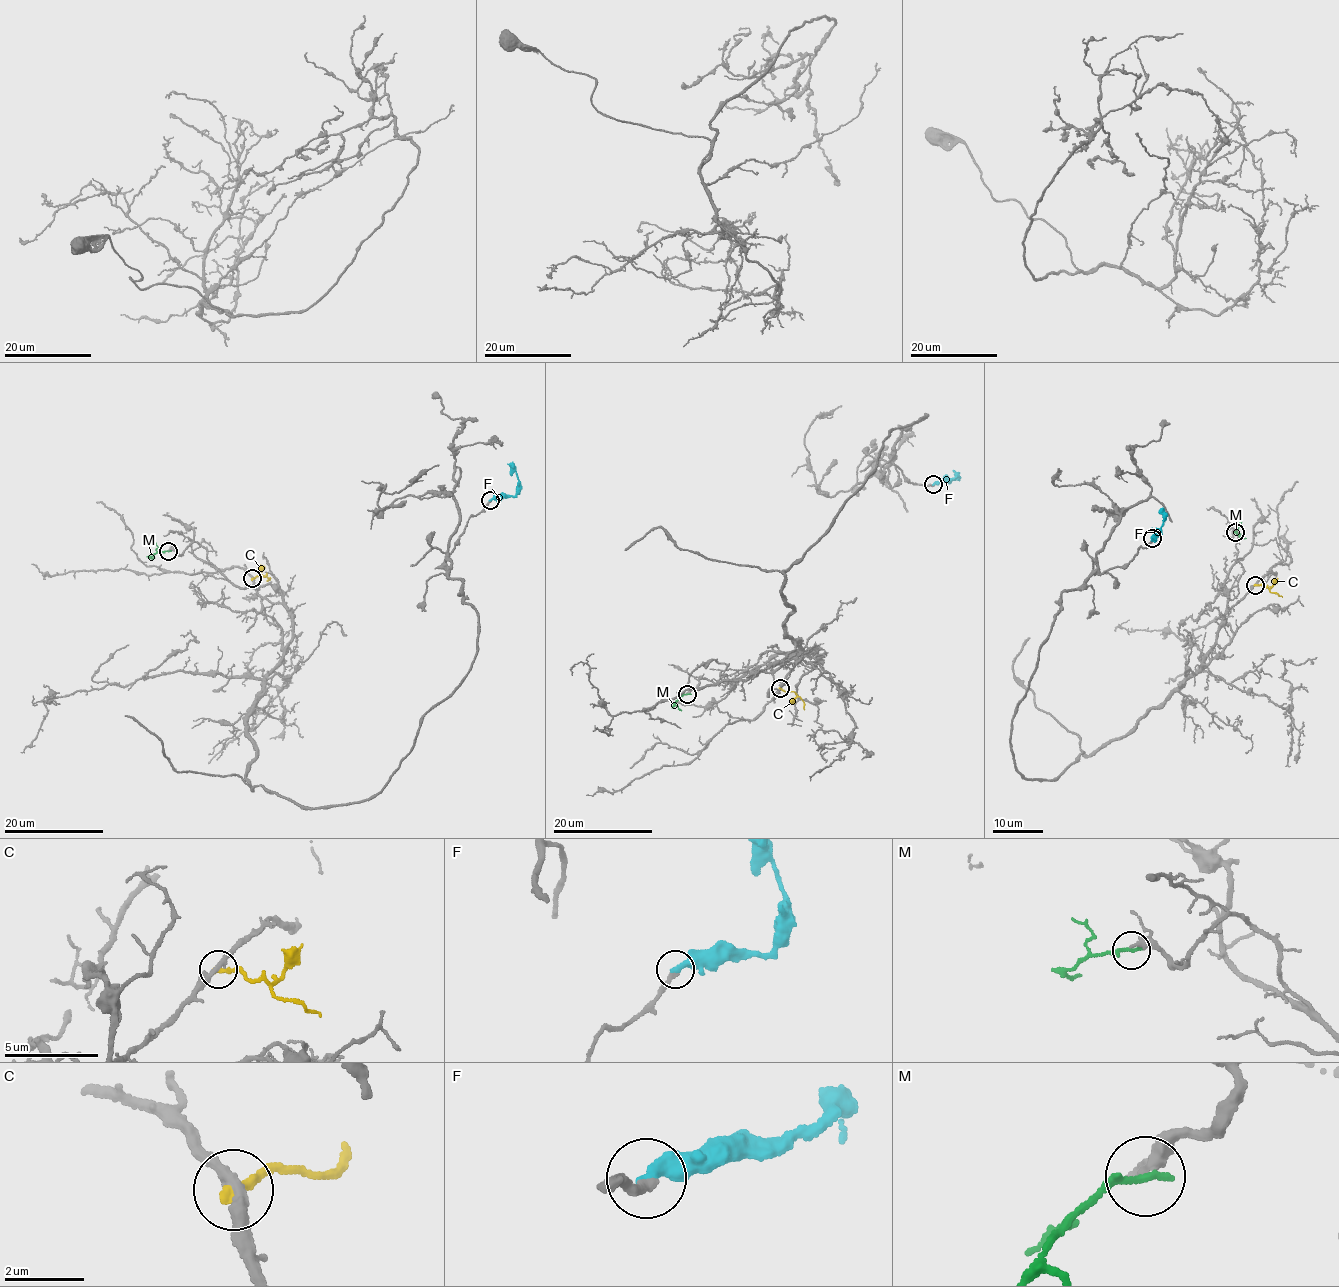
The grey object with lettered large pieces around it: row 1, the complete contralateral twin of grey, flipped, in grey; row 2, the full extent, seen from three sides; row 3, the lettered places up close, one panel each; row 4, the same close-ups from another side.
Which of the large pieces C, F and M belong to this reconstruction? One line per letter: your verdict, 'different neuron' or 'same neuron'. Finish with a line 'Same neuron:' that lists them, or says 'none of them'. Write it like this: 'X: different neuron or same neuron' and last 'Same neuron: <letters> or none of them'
C: different neuron
F: same neuron
M: different neuron
Same neuron: F

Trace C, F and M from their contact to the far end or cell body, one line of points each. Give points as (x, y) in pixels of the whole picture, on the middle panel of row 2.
C: (780, 688), (795, 694), (804, 703), (804, 709)
F: (933, 484), (950, 481), (956, 476), (941, 481)
M: (688, 694), (682, 694), (676, 704), (681, 710)

